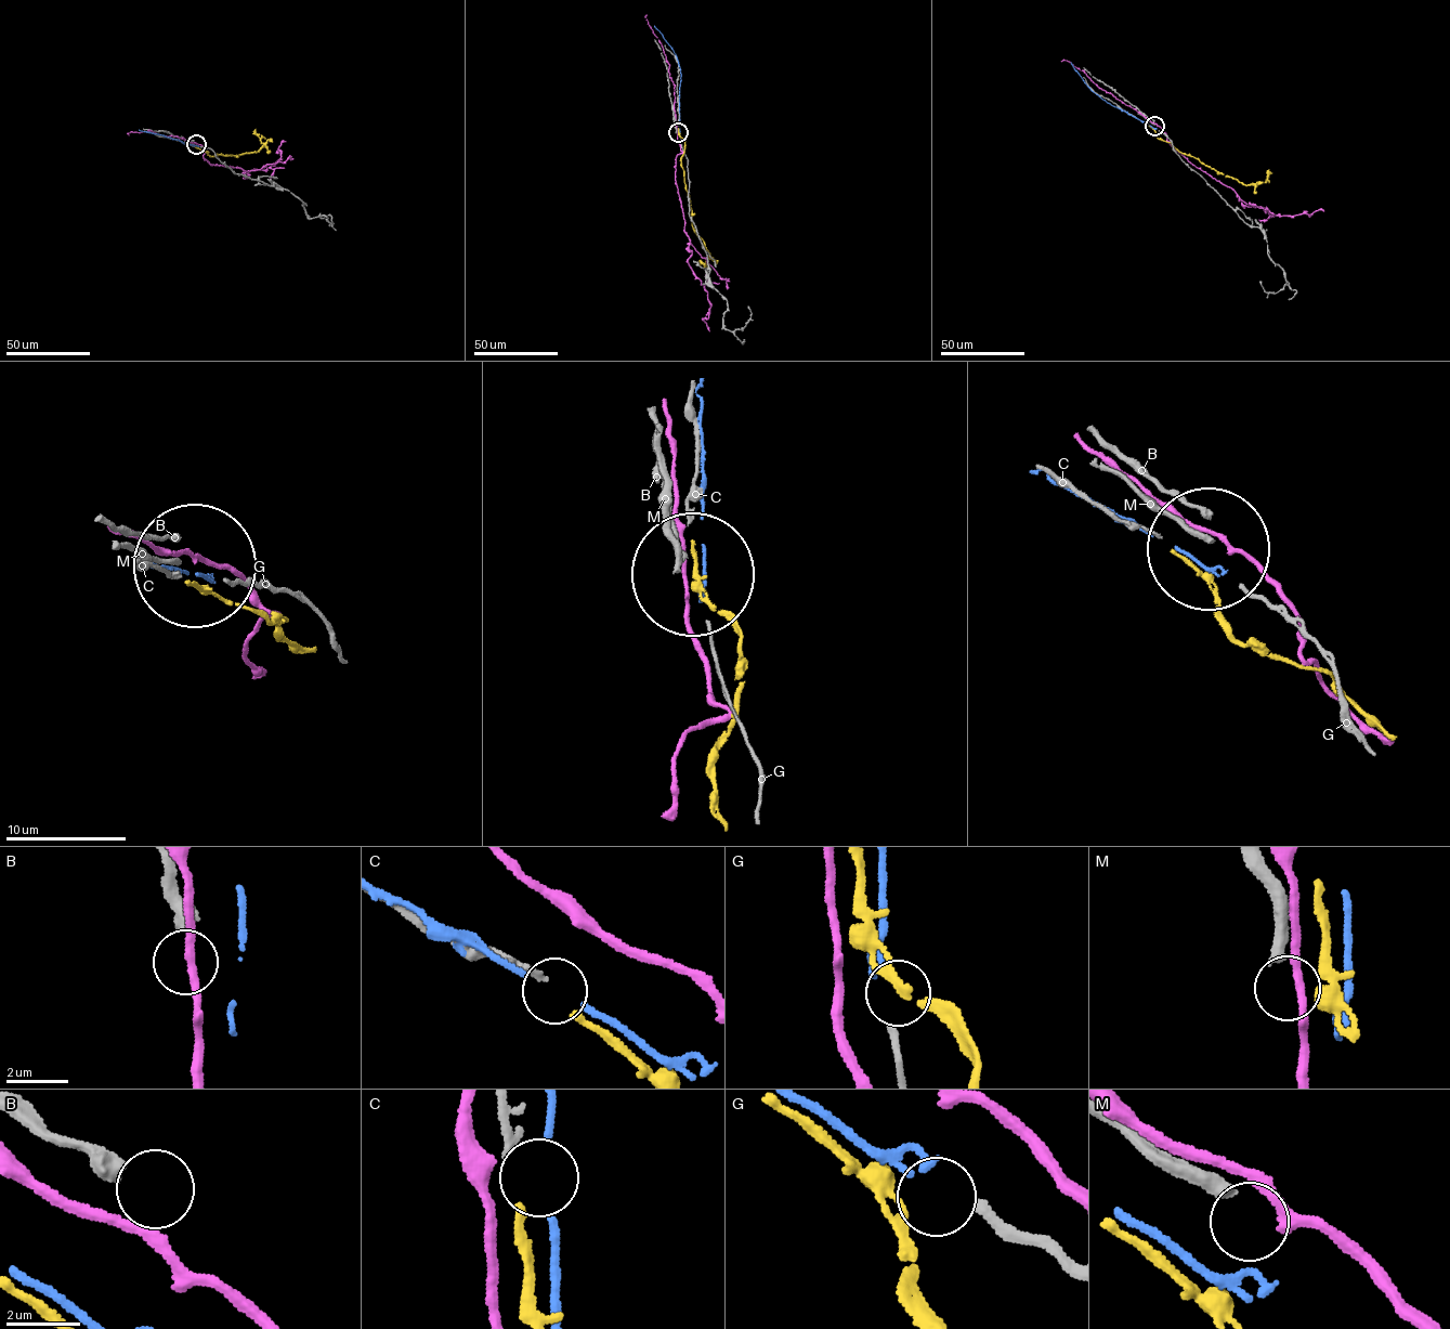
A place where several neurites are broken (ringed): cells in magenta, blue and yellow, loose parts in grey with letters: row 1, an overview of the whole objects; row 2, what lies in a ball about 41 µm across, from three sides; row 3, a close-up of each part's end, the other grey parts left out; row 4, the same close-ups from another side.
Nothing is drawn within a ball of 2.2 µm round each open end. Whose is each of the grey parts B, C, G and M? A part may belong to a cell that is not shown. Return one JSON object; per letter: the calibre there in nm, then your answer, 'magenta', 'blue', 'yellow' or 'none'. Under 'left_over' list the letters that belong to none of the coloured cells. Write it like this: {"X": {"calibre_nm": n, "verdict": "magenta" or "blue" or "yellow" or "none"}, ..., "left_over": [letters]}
{"B": {"calibre_nm": 500, "verdict": "none"}, "C": {"calibre_nm": 170, "verdict": "yellow"}, "G": {"calibre_nm": 240, "verdict": "blue"}, "M": {"calibre_nm": 420, "verdict": "none"}, "left_over": ["B", "M"]}

